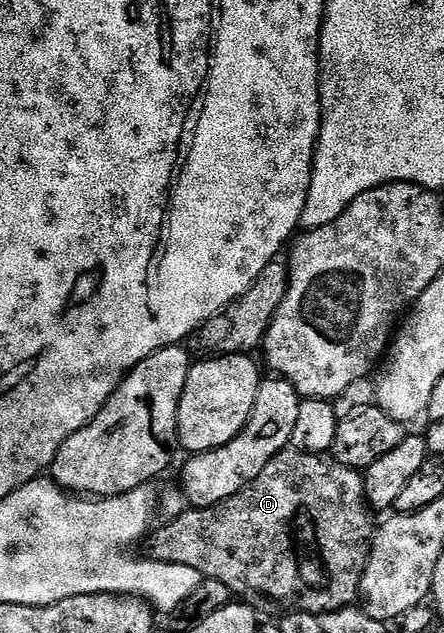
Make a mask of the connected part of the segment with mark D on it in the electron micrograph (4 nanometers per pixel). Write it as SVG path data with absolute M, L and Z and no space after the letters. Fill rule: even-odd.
M289 447L270 459L262 475L238 495L210 507L185 510L161 529L151 530L146 541L151 560L194 567L201 578L226 583L233 595L253 607L273 605L279 611L297 609L323 615L357 604L374 536L361 470L346 467L330 455L300 453Z

